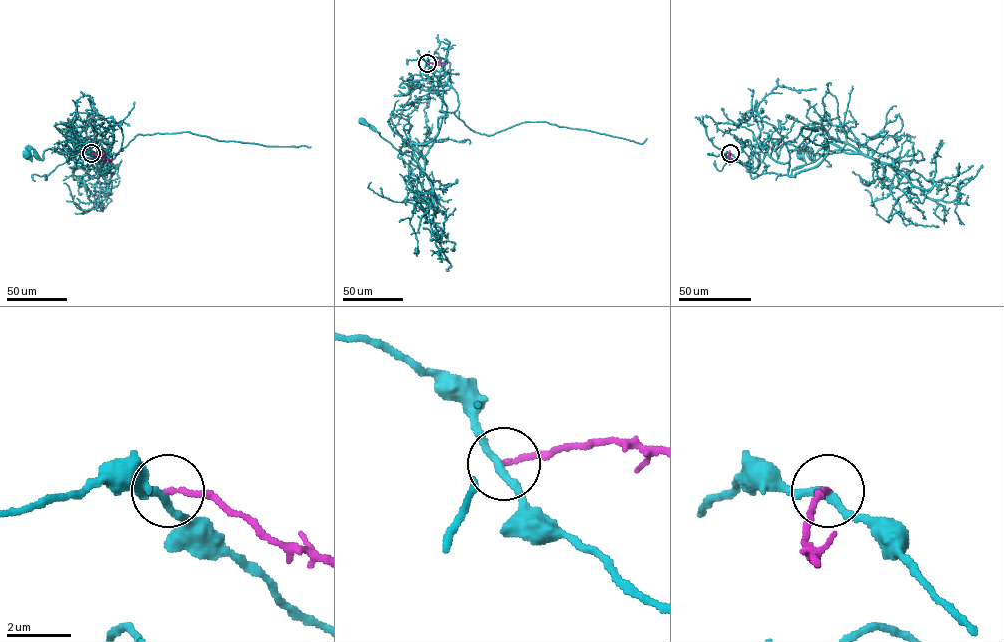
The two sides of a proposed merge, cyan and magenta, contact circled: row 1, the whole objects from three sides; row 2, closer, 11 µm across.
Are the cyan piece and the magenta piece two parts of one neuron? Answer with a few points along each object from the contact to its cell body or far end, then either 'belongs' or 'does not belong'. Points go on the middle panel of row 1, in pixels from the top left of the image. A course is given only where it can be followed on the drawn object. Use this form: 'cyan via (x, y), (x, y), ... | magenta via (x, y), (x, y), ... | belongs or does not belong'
cyan via (427, 63), (440, 71), (447, 116), (434, 138), (411, 144), (418, 164), (361, 121) | magenta via (427, 63), (447, 63) | does not belong

